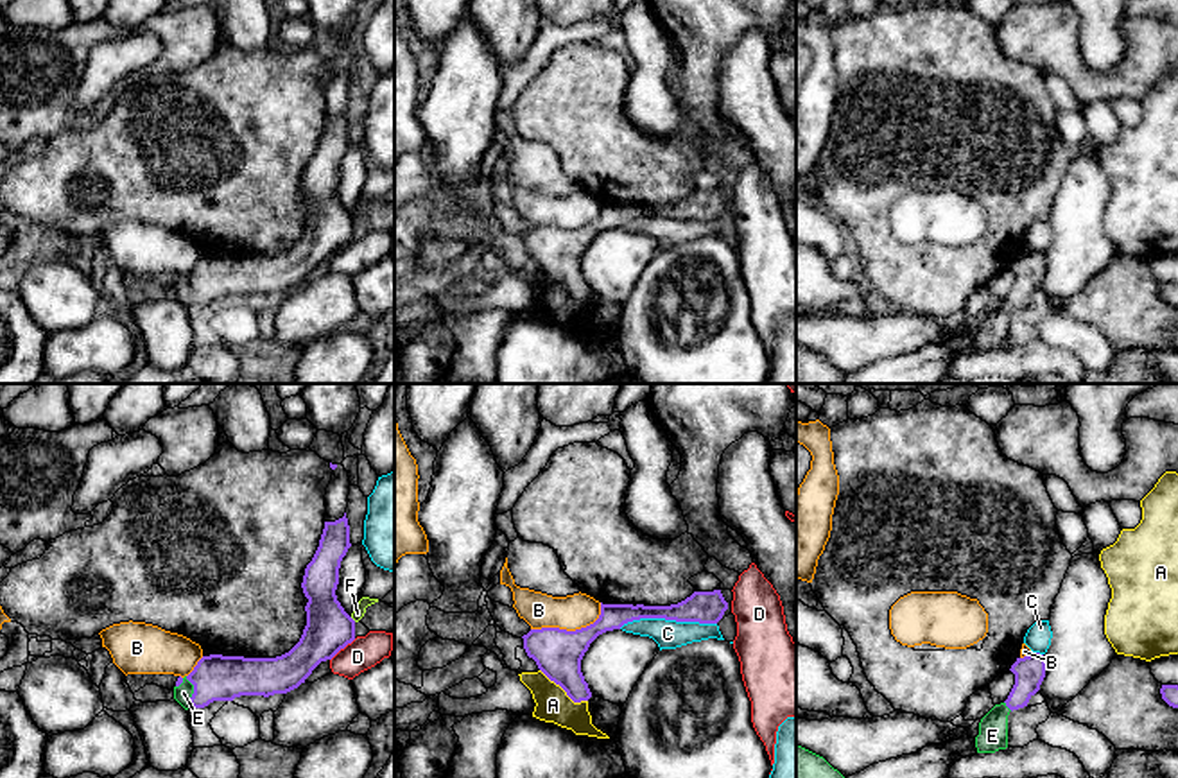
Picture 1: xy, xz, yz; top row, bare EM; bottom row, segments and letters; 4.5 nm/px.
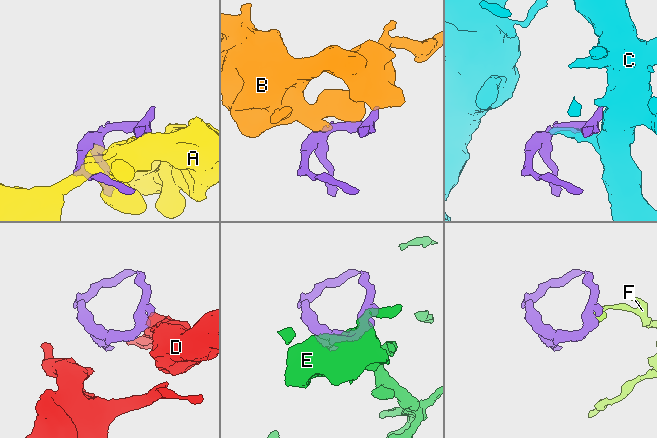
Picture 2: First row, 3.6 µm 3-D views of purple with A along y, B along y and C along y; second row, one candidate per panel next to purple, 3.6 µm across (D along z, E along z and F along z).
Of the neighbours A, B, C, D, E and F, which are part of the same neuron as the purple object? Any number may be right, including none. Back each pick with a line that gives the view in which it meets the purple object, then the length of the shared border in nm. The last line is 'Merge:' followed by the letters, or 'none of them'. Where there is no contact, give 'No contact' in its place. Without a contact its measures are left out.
E: Touches purple in xy. Shared border 140 nm
Merge: E

